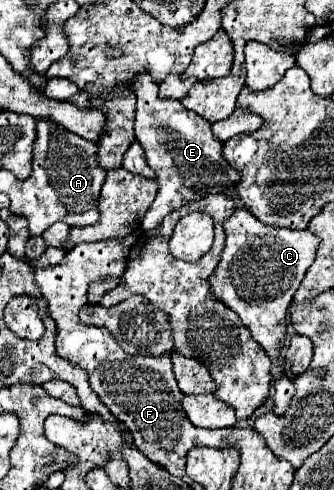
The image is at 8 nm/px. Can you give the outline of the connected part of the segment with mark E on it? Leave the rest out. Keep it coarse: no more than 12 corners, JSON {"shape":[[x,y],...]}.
{"shape":[[140,72],[136,140],[158,194],[144,230],[240,182],[204,118]]}

